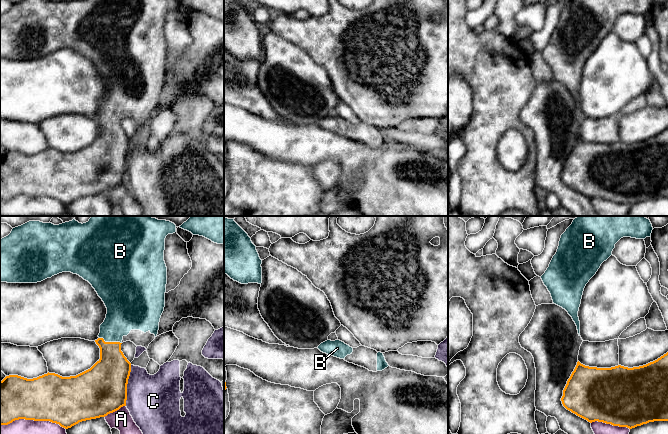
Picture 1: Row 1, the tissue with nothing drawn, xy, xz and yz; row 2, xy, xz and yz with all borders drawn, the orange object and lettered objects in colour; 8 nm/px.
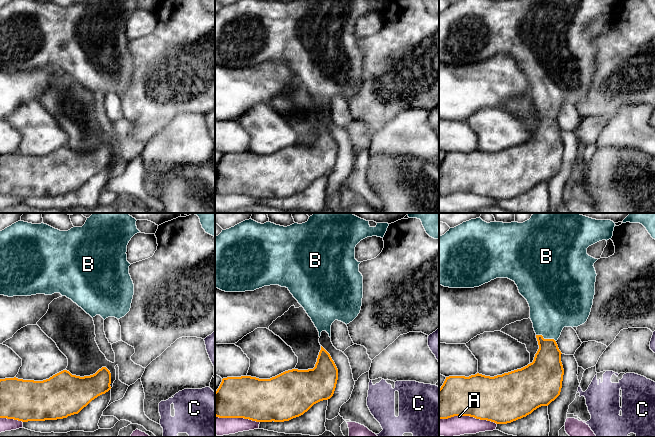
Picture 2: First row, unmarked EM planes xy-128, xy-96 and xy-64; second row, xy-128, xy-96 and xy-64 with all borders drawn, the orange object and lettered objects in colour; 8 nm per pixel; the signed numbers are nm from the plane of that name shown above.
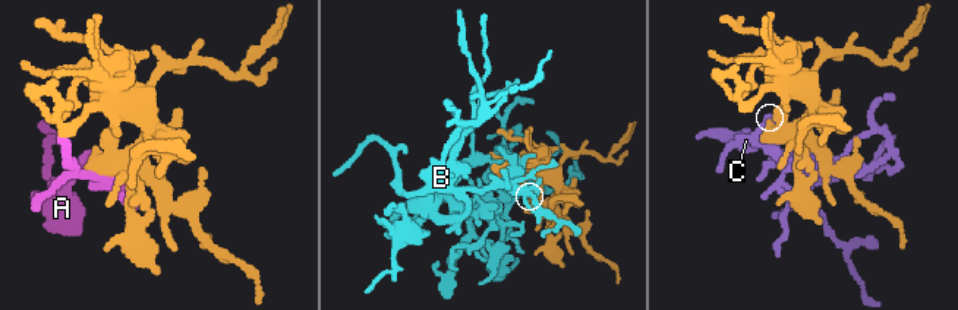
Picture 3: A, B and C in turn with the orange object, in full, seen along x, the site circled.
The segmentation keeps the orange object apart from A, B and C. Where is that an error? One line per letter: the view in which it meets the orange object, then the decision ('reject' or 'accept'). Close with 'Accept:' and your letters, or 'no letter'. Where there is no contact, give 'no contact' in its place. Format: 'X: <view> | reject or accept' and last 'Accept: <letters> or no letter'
A: xy | reject
B: xy | accept
C: xy | accept
Accept: B, C

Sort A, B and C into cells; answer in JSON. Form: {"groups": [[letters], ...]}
{"groups": [["A"], ["B", "C"]]}

